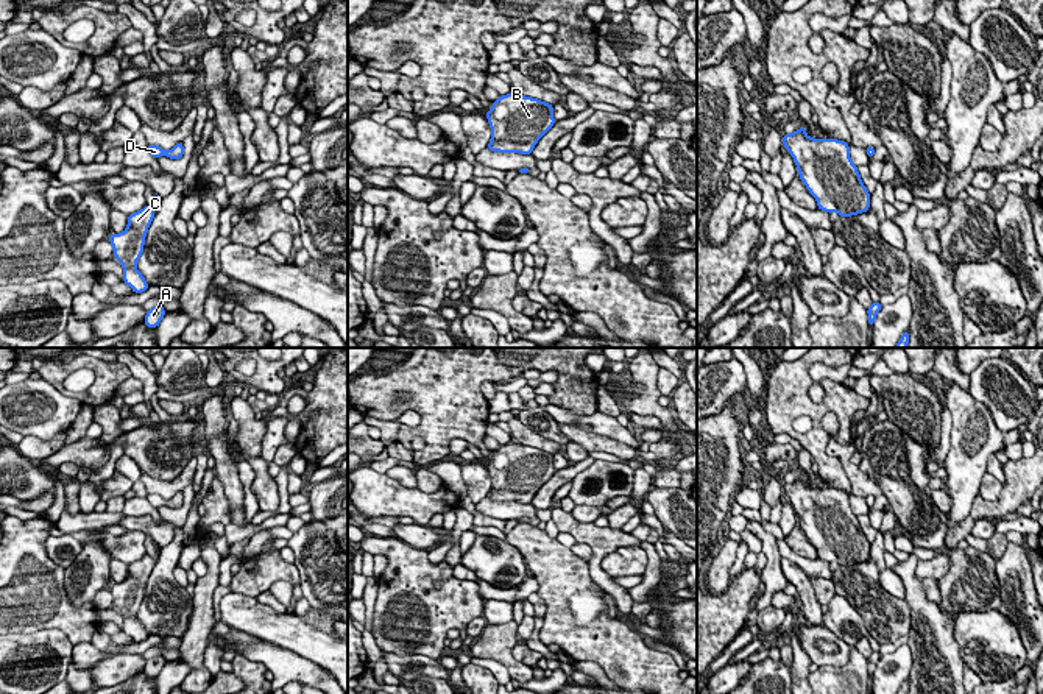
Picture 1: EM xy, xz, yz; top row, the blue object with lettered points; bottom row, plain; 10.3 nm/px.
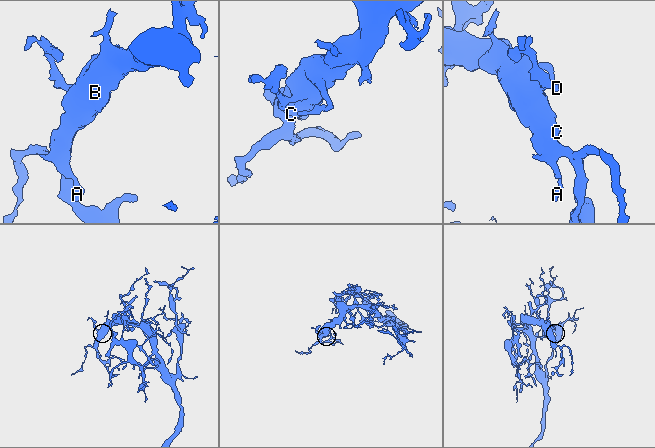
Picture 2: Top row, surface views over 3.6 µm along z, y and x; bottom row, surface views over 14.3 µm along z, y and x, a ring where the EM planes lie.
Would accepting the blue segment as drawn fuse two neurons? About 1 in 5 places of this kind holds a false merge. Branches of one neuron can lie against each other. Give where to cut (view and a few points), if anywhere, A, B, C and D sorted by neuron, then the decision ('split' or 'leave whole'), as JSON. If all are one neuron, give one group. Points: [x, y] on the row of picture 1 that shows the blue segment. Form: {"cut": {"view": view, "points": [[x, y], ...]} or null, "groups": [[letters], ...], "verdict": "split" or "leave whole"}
{"cut": null, "groups": [["A", "B", "C", "D"]], "verdict": "leave whole"}

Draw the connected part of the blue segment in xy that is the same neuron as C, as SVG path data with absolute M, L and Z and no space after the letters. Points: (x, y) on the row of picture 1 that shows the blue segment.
M147 204L143 209L128 215L128 226L120 234L111 234L109 242L114 250L114 257L123 267L123 282L134 293L148 290L148 284L142 273L136 268L137 260L143 253L147 231L156 212Z

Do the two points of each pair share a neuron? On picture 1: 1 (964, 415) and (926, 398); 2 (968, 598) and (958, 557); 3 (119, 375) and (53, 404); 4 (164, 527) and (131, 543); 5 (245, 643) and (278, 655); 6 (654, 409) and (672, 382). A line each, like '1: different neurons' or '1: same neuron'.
1: different neurons
2: same neuron
3: different neurons
4: different neurons
5: same neuron
6: different neurons

